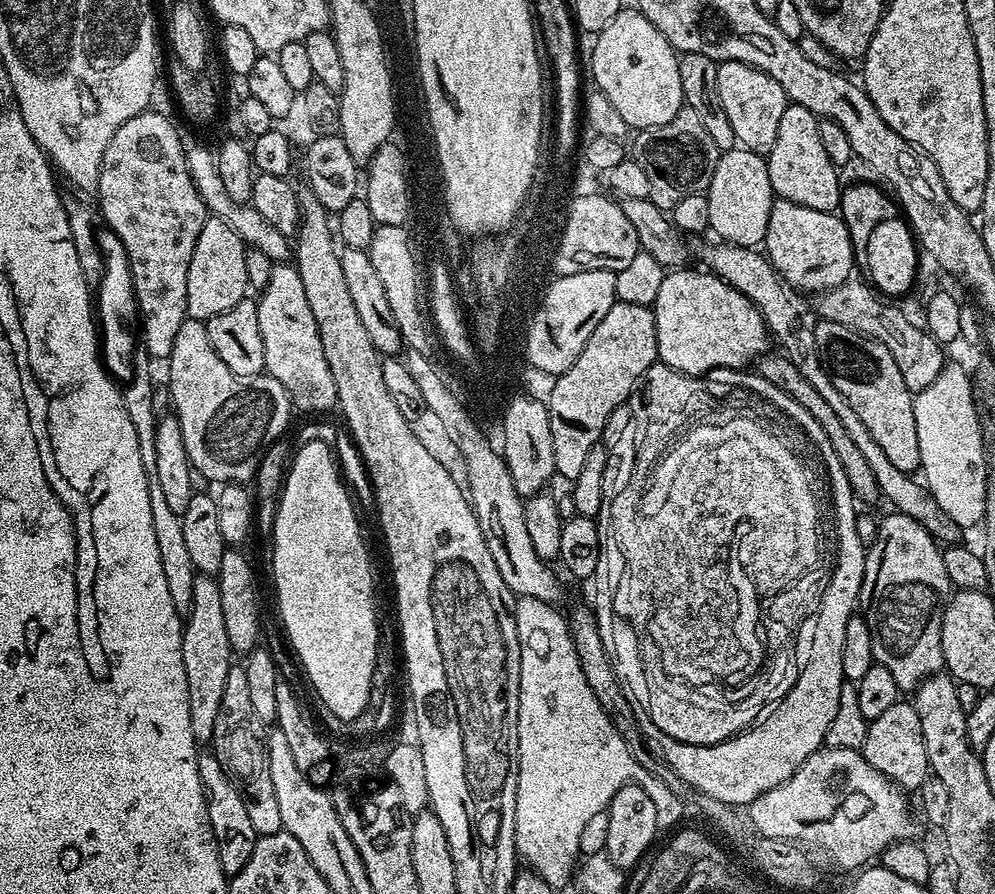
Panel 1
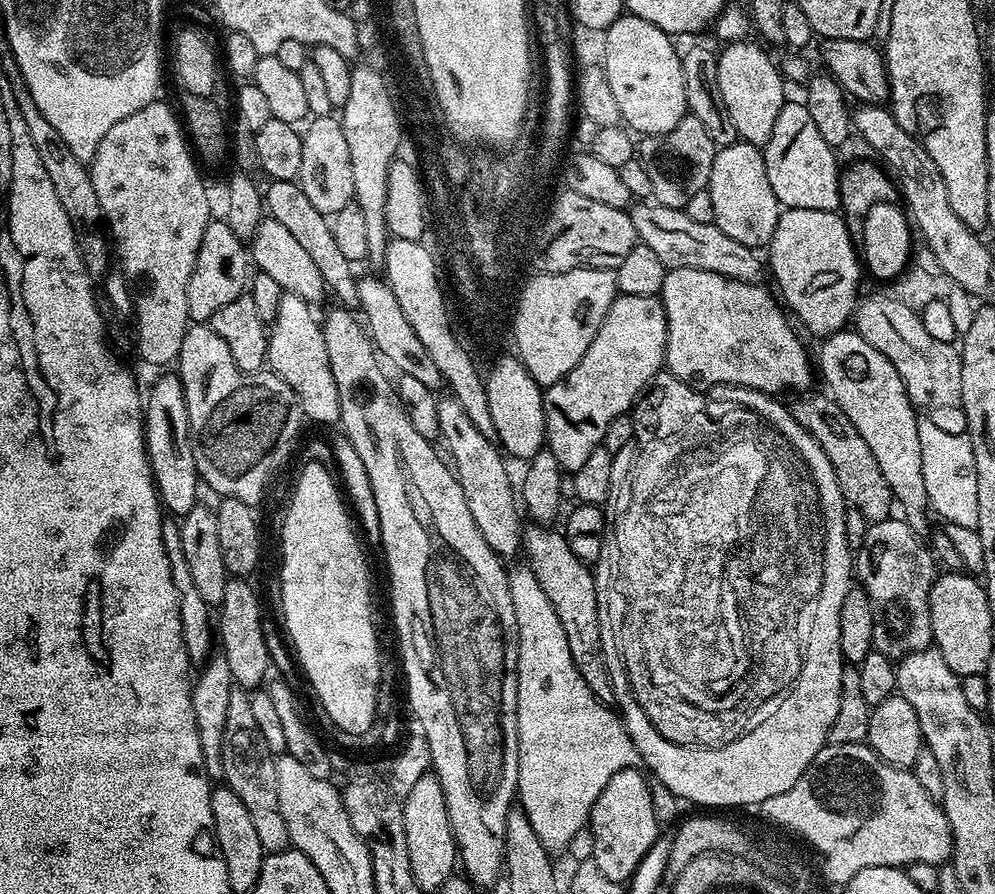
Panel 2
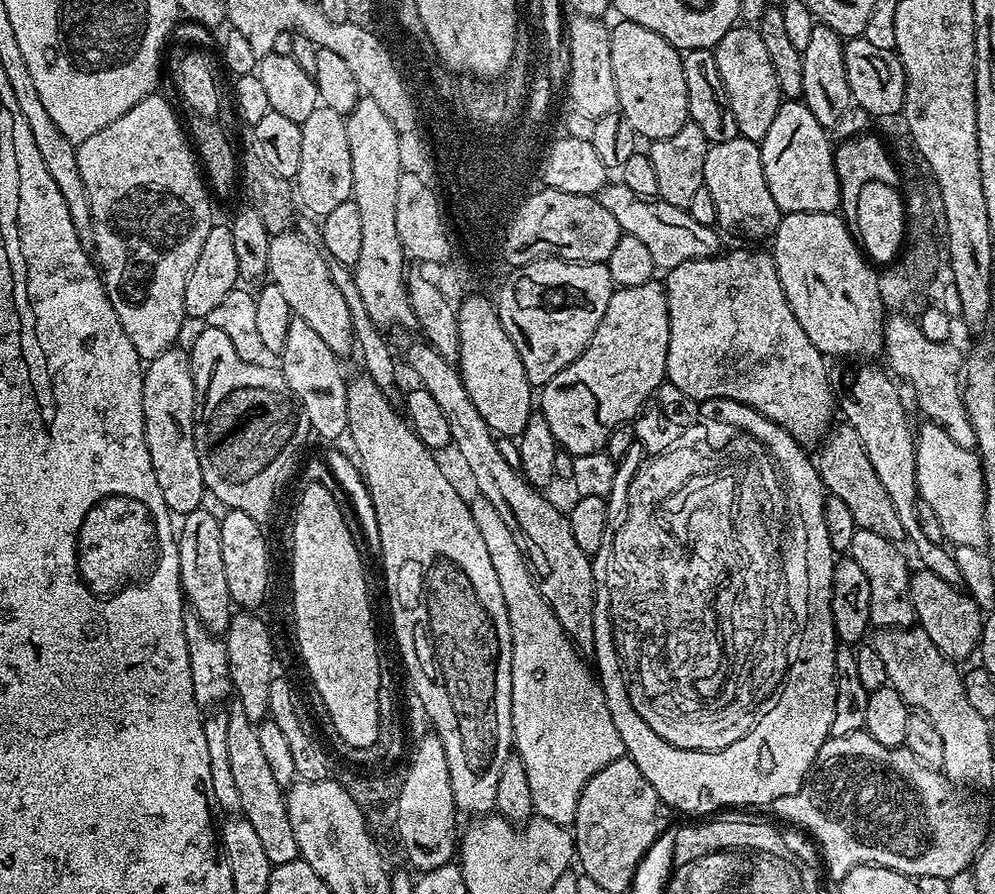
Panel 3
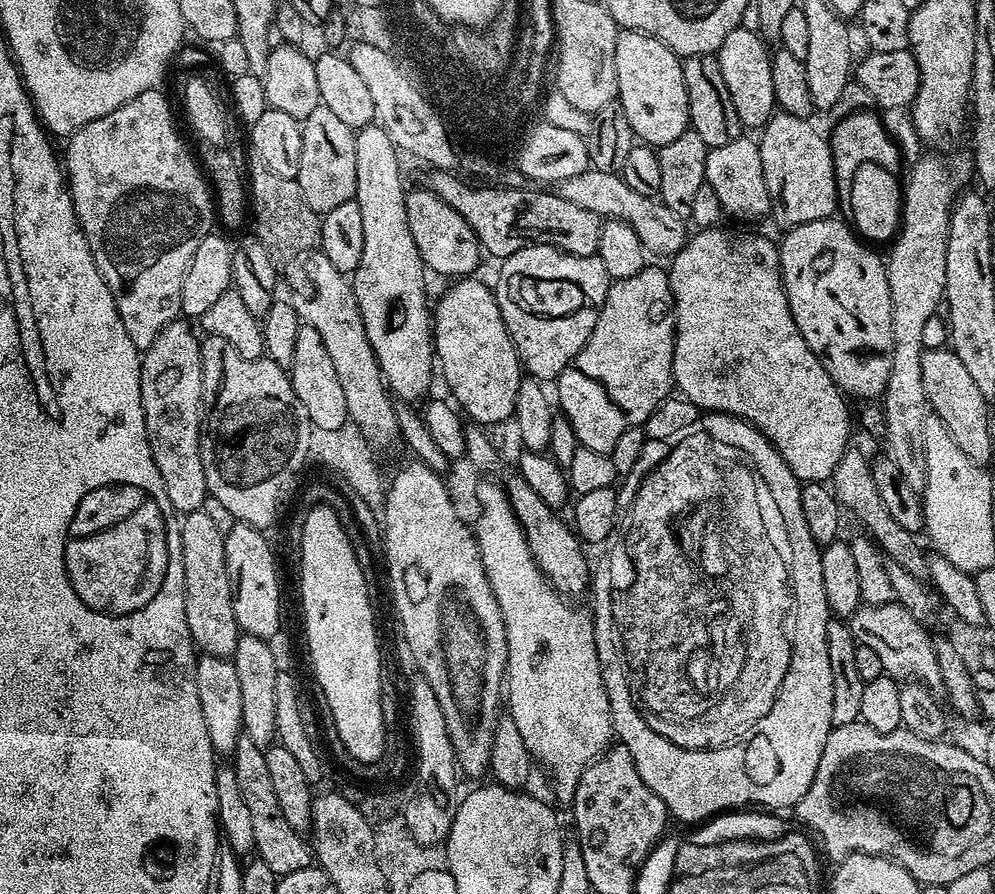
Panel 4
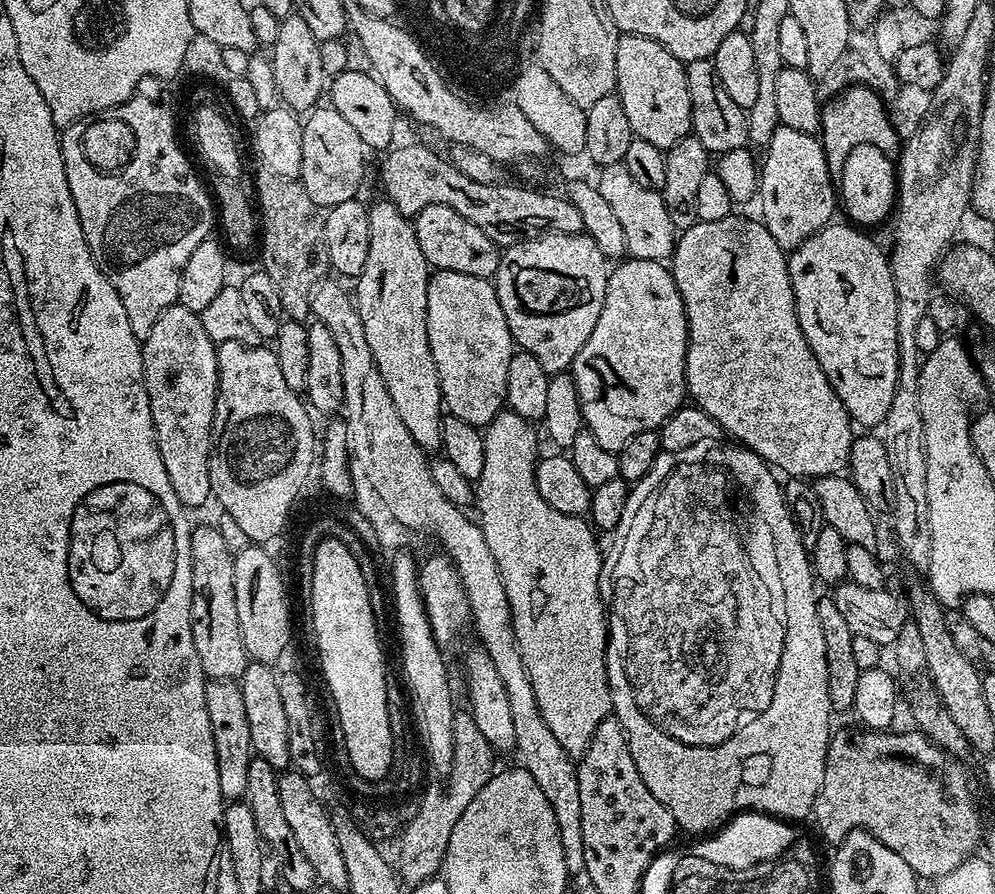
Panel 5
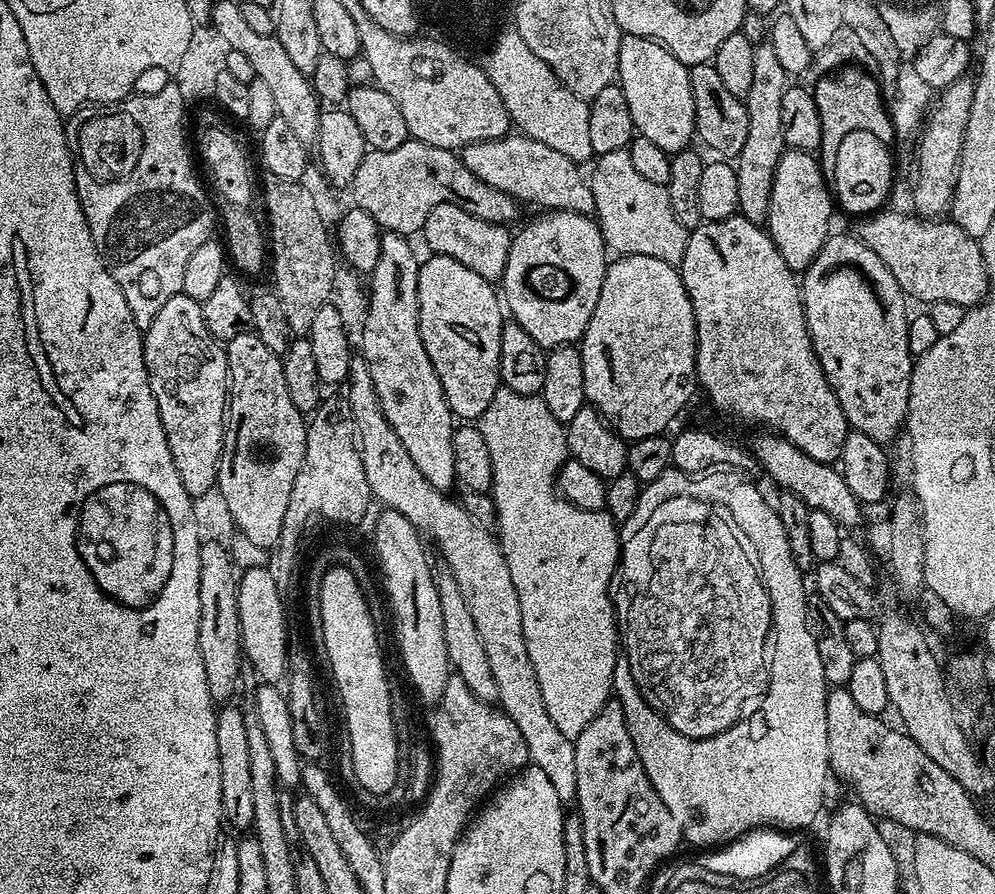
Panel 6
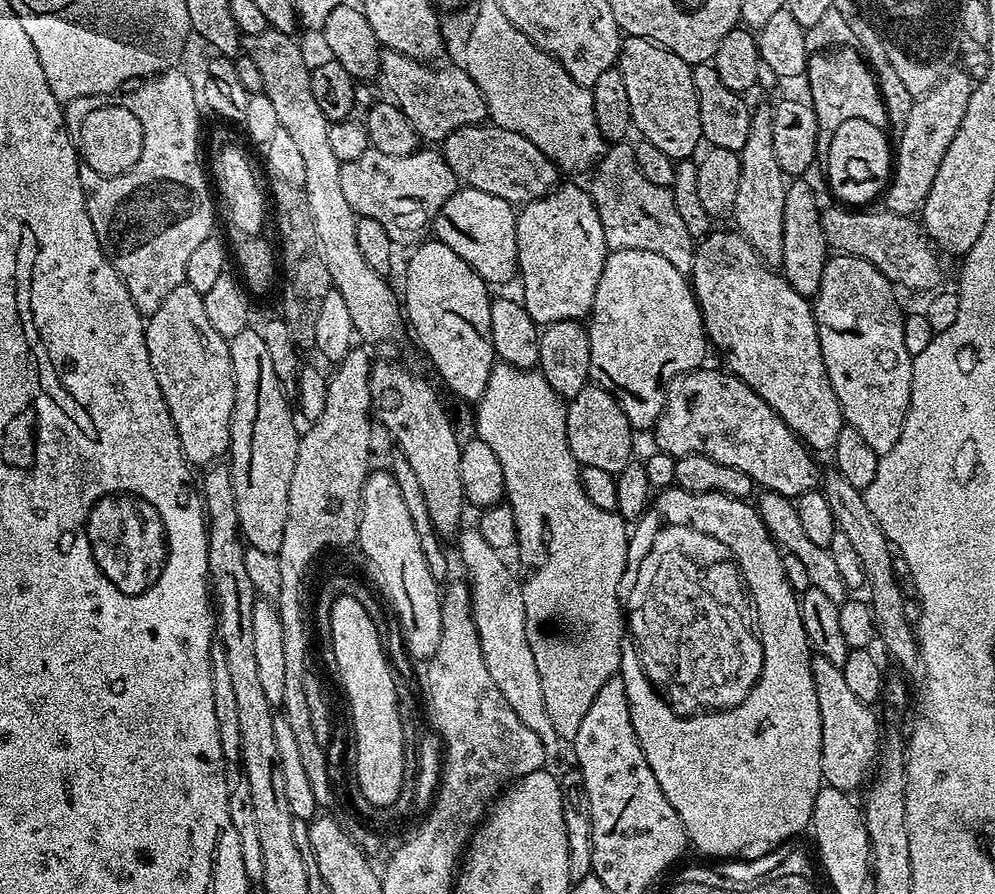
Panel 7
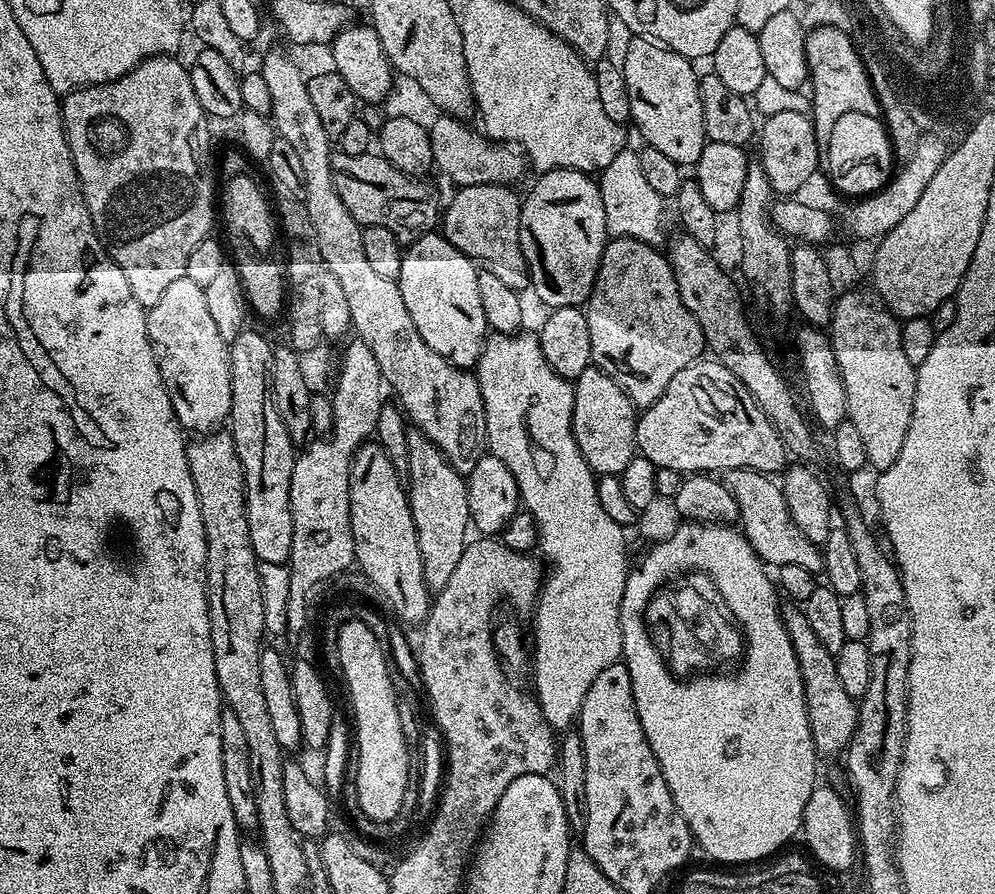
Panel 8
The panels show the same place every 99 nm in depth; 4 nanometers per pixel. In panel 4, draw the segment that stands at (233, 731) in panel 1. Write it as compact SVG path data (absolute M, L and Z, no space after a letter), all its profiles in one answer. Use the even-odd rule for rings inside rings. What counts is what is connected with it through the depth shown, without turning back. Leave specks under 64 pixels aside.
M241 735L236 739L236 749L230 757L230 766L236 771L238 787L242 790L242 798L250 813L252 829L254 829L254 852L270 870L274 870L277 878L286 874L294 874L294 870L306 870L313 867L314 853L309 841L301 833L286 822L282 810L278 806L278 798L274 795L274 786L270 783L270 774L266 771L266 751L254 746L250 738Z

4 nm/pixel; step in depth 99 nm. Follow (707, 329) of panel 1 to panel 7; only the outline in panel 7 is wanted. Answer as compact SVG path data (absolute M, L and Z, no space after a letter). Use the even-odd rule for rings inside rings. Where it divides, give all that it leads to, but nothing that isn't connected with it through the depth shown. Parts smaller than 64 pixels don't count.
M713 230L695 245L690 283L693 292L696 294L696 303L700 305L700 313L704 319L704 330L708 333L711 347L715 351L717 348L724 355L723 367L742 382L749 384L783 418L789 430L796 433L808 445L809 449L815 450L817 453L819 453L818 451L824 452L827 448L828 451L835 449L838 442L838 434L846 425L844 423L844 415L840 409L840 403L834 394L834 386L830 386L830 378L826 374L826 362L822 362L822 346L818 342L816 319L812 313L812 304L809 297L798 294L798 290L794 290L794 286L790 286L790 282L786 282L784 275L777 271L775 267L765 264L764 259L754 250L754 246L750 246L750 242L746 242L746 238L735 230L729 230L729 232Z

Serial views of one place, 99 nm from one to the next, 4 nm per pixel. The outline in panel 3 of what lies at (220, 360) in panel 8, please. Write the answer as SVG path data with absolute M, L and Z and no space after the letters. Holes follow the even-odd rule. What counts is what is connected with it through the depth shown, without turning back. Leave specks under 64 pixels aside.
M173 346L166 349L162 354L158 354L158 358L147 361L144 368L144 385L142 386L142 406L144 407L144 433L146 434L146 446L150 450L150 462L154 466L154 478L158 478L158 486L162 490L162 498L166 498L166 506L169 512L177 517L183 518L189 512L193 512L195 508L200 507L202 502L202 494L205 492L204 479L202 478L202 466L198 462L198 450L196 449L196 439L194 438L194 430L196 429L196 383L192 377L192 362L187 351L184 352L180 346Z

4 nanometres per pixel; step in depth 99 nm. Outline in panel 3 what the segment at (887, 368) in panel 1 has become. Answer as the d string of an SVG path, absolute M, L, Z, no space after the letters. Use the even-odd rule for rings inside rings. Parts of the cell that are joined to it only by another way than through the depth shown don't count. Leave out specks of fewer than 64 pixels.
M872 362L861 364L864 364L861 368L856 368L853 372L846 373L841 384L839 381L839 411L841 413L844 411L843 419L850 426L854 426L854 430L858 430L858 438L862 438L862 442L866 446L866 454L870 458L870 463L873 464L875 472L878 473L882 486L886 486L886 494L890 494L890 502L894 502L894 510L898 510L898 518L902 521L905 537L909 541L912 539L912 544L916 547L916 556L920 559L919 563L926 570L938 574L938 578L944 579L945 582L959 585L960 571L958 570L958 562L954 562L952 552L949 549L944 549L945 545L943 543L935 544L930 542L930 538L926 538L922 534L916 490L916 438L914 428L908 425L908 412L904 409L904 400L900 397L899 390L896 389L897 381L887 371L884 373L882 369L875 368Z

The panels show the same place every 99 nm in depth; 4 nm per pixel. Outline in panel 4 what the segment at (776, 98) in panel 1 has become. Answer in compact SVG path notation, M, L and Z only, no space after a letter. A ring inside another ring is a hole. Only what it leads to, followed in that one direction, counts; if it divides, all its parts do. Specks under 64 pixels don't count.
M739 27L726 34L722 46L714 55L718 66L722 66L722 78L726 81L726 90L730 90L730 102L734 102L734 111L738 113L741 125L745 129L763 129L777 111L774 81L770 78L772 57L769 45L759 32Z

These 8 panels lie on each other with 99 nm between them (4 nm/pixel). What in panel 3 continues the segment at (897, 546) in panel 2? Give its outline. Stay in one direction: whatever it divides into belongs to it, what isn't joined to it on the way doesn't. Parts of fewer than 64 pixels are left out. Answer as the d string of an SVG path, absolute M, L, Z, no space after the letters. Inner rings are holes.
M857 528L850 555L870 581L870 614L872 624L881 628L911 628L916 624L914 602L910 598L912 572L908 568L908 560L899 552L897 545L891 540L882 538L882 534L874 534L874 530Z

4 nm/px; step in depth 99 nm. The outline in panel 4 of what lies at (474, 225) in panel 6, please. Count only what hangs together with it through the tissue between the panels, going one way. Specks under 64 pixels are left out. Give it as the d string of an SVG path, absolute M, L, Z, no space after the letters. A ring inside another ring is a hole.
M431 187L416 188L405 195L406 222L410 222L410 235L414 238L414 246L418 246L418 254L422 258L425 269L429 273L437 272L448 278L468 278L475 273L482 259L480 240L474 230L450 205L436 195Z

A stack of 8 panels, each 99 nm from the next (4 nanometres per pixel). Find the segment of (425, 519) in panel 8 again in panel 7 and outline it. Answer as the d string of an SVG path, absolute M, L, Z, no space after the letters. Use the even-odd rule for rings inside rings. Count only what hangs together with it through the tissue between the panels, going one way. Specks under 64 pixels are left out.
M396 360L373 363L370 374L372 415L396 439L395 447L410 462L410 467L422 482L422 495L441 537L455 537L461 527L466 501L462 490L462 473L458 470L461 437L456 437L452 420L444 409L438 393L428 380L423 380L414 369L404 368Z

